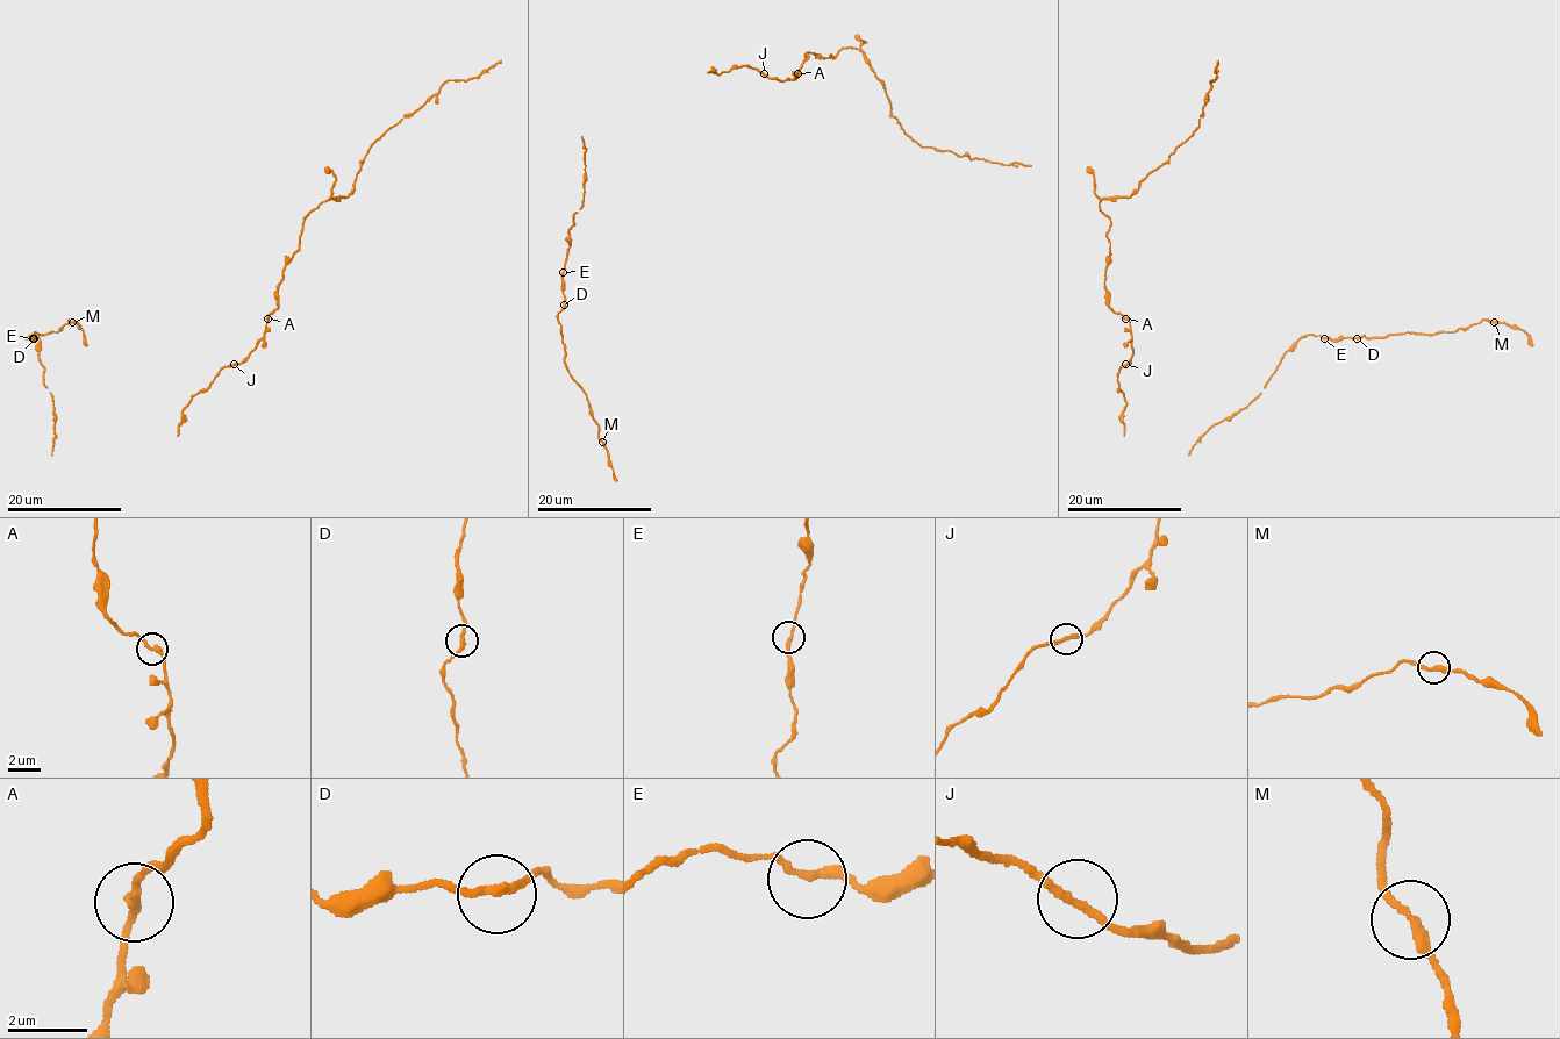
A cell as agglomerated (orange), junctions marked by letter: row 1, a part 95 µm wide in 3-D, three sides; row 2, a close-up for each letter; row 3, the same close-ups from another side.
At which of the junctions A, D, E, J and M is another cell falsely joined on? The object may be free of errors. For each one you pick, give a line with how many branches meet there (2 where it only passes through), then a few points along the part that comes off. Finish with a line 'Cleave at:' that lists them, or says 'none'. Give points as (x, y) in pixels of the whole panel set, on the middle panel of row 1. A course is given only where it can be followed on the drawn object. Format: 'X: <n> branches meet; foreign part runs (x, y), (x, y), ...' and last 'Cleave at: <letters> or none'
Cleave at: none

